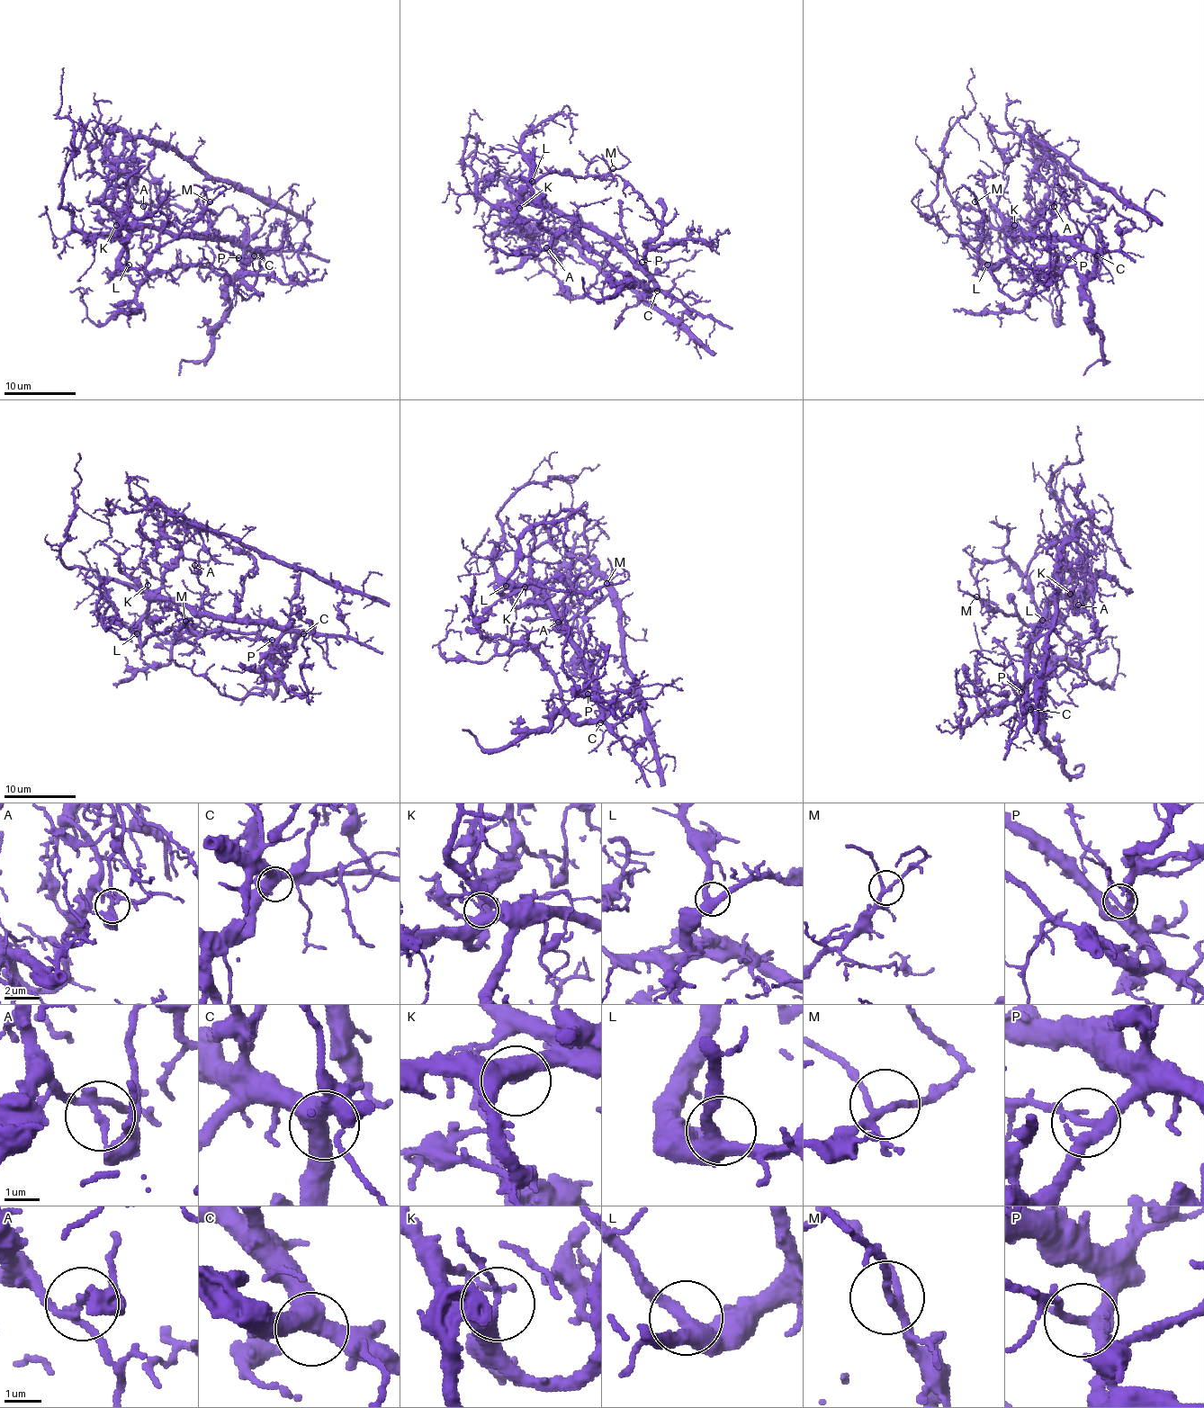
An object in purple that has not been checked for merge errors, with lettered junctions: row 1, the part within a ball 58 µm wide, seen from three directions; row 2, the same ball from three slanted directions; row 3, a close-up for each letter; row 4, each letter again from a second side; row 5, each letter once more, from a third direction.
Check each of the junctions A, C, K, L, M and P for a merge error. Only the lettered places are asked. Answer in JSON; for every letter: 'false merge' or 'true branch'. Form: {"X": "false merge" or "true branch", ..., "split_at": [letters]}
{"A": "false merge", "C": "true branch", "K": "true branch", "L": "true branch", "M": "true branch", "P": "true branch", "split_at": ["A"]}

